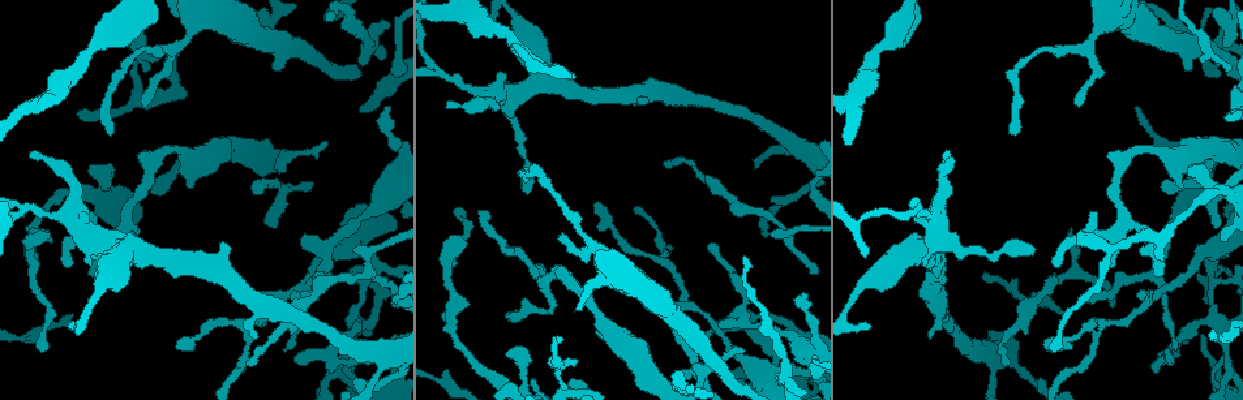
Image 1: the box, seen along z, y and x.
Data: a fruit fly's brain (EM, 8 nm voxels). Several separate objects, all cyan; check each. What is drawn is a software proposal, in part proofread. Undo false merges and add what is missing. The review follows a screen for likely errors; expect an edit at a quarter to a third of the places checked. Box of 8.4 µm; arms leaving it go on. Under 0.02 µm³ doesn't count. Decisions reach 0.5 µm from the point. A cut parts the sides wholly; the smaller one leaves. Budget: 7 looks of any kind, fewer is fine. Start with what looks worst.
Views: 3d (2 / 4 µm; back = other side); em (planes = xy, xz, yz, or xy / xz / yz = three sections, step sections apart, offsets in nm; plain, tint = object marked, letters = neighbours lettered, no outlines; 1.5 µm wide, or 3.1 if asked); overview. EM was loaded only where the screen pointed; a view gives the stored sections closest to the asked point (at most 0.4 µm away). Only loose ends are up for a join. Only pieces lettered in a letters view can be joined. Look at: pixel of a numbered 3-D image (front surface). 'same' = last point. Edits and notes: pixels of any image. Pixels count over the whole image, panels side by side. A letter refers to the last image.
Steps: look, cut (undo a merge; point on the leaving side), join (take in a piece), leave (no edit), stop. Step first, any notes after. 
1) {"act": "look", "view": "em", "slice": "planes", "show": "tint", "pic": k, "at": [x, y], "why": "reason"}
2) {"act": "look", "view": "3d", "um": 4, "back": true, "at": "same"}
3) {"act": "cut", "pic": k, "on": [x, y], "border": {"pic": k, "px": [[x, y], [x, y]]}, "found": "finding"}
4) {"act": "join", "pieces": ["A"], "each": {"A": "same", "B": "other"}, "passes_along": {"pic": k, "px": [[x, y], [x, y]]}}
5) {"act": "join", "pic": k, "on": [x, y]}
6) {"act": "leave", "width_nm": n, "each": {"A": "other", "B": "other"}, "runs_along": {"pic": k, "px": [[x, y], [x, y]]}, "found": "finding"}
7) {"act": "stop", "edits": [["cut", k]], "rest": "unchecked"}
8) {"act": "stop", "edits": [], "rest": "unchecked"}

{"act": "look", "view": "3d", "um": 2, "pic": 1, "at": [1219, 64], "why": "arms run side by side"}

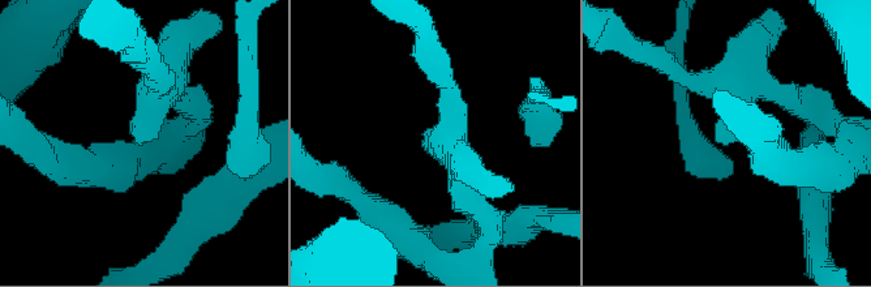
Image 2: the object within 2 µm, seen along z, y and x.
{"act": "look", "view": "em", "slice": "planes", "show": "letters", "pic": 2, "at": [426, 137], "arms": 3}

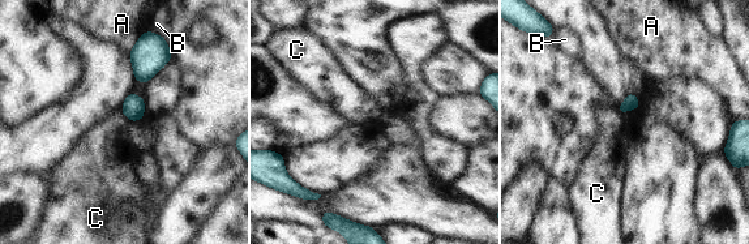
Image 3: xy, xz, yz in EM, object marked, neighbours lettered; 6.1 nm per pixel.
{"act": "leave", "each": {"A": "other", "B": "other", "C": "other"}, "found": "none of them fits"}

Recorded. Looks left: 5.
{"act": "look", "view": "em", "slice": "yz", "step": 8, "show": "tint", "pic": 1, "at": [526, 380], "why": "narrows sharply"}

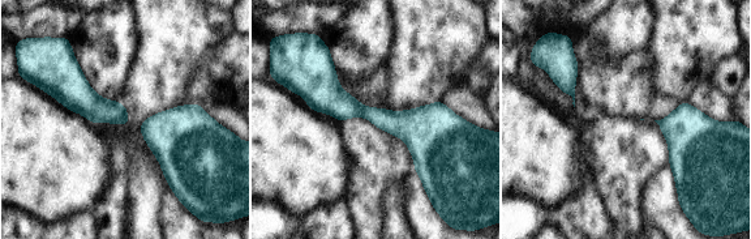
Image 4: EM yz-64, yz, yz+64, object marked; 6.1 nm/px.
{"act": "look", "view": "em", "slice": "planes", "show": "letters", "at": "same"}

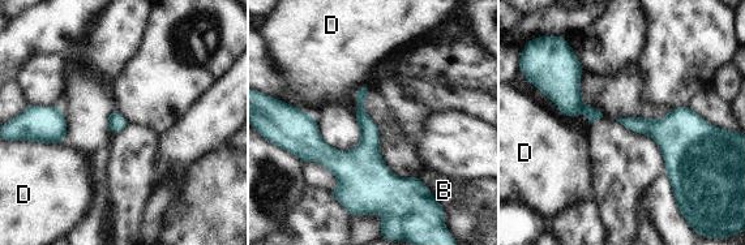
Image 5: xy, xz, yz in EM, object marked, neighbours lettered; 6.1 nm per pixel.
{"act": "leave", "width_nm": 100, "each": {"B": "other", "D": "other"}, "runs_along": {"pic": 5, "px": [[295, 120], [369, 184], [420, 188]]}, "found": "all the same neuron"}

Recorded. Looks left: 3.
{"act": "look", "view": "em", "slice": "xy", "step": 4, "show": "letters", "pic": 1, "at": [1046, 348]}

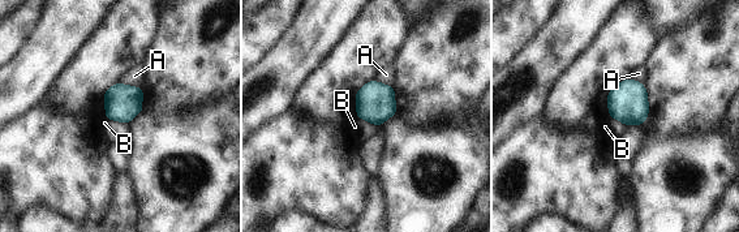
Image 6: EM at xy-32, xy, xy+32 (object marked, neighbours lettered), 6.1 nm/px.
{"act": "look", "view": "em", "slice": "planes", "show": "letters", "at": "same", "why": "cut it another way"}

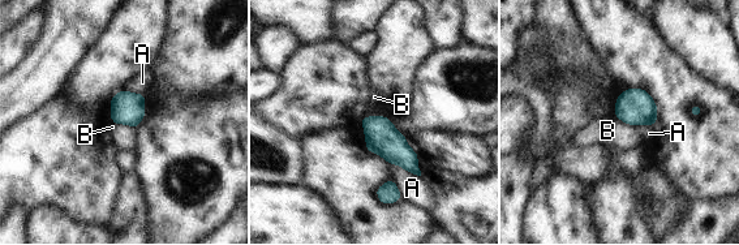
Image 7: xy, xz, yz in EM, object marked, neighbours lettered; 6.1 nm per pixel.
{"act": "leave", "each": {"A": "other", "B": "other"}, "found": "none of them fits"}

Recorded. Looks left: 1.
{"act": "stop", "edits": [], "rest": "unchecked"}

